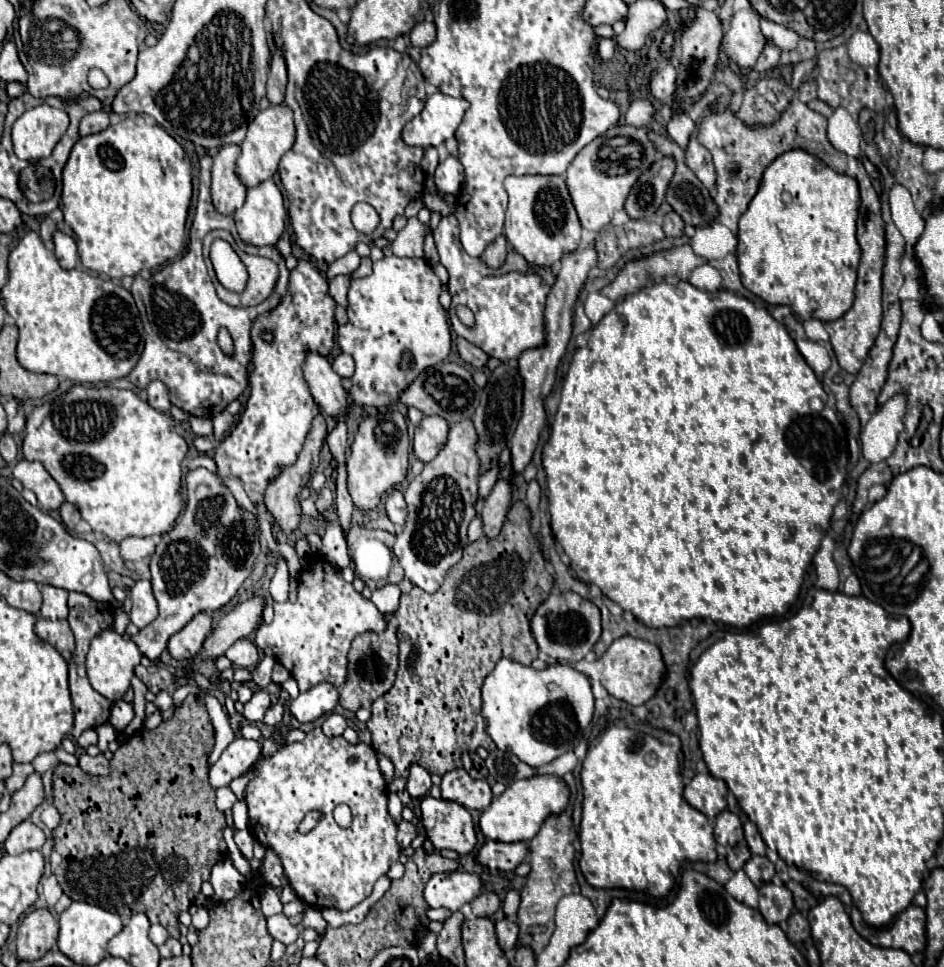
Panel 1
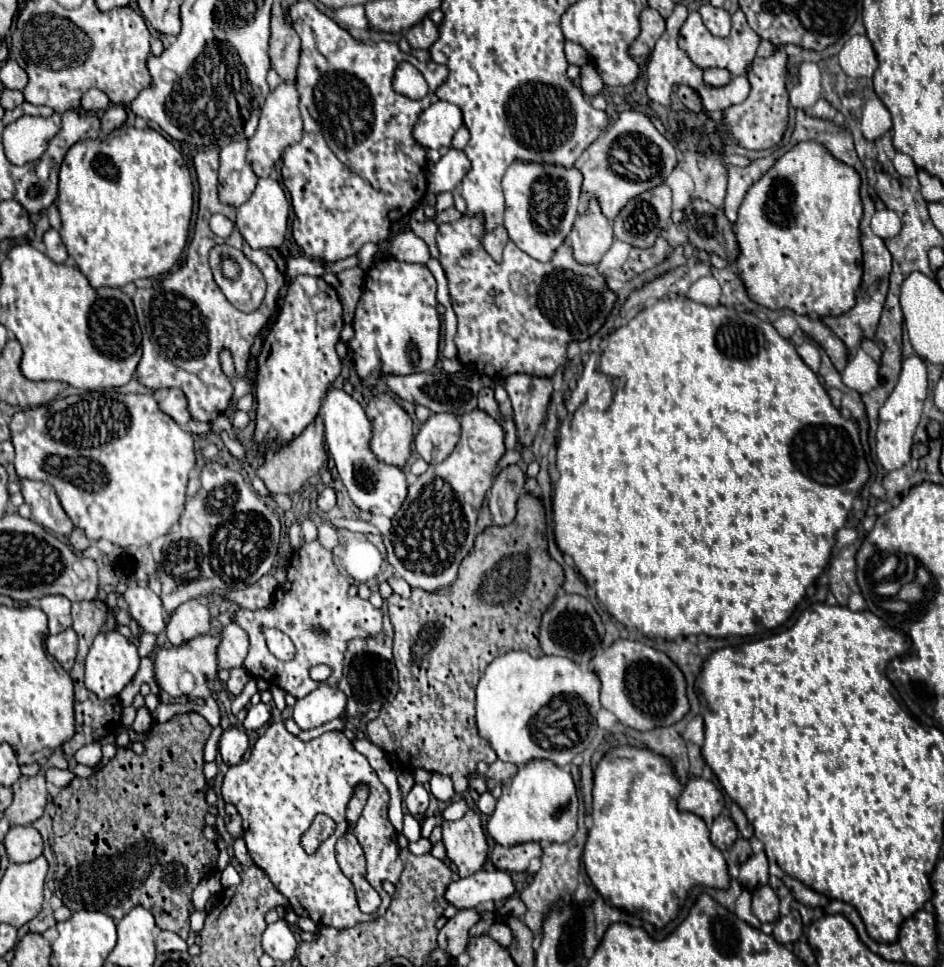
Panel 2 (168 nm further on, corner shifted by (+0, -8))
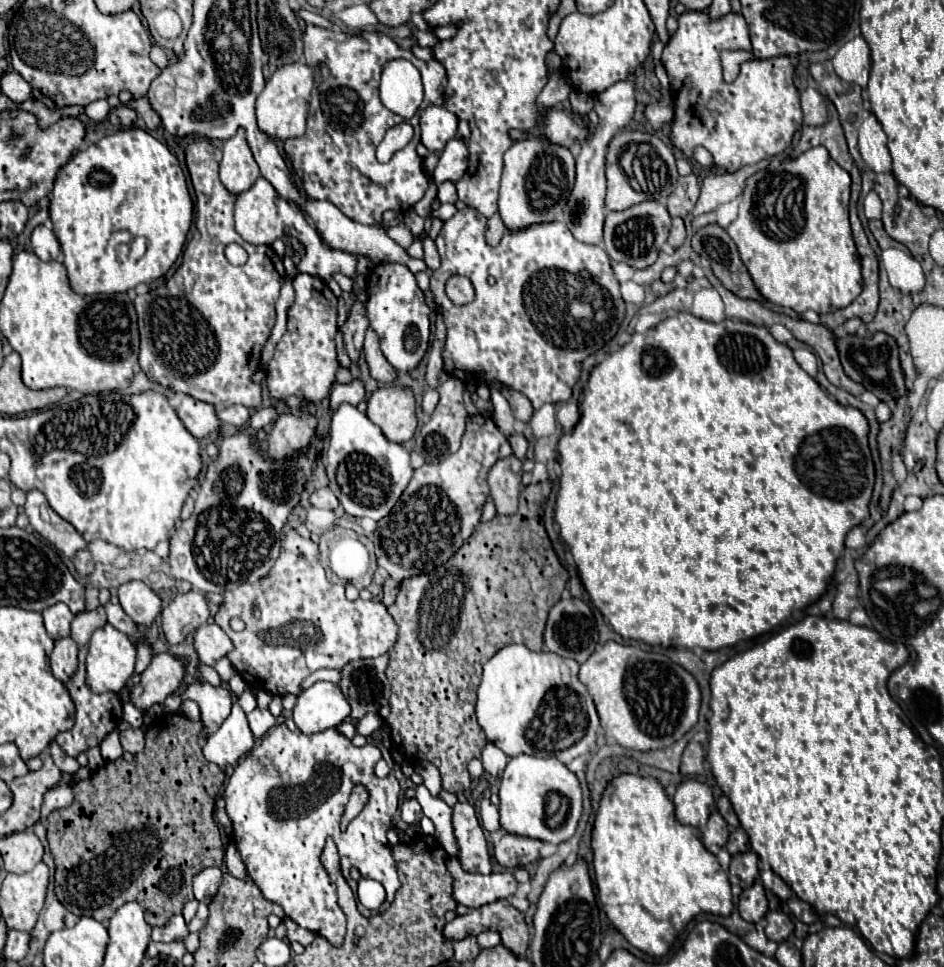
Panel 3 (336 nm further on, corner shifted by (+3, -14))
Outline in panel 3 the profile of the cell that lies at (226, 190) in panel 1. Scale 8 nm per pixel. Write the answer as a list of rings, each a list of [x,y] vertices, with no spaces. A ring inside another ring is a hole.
[[[240,128],[234,138],[226,140],[222,146],[222,162],[220,162],[220,182],[224,188],[238,196],[248,190],[256,178],[260,176],[258,164],[252,158],[252,152],[246,144],[246,134]]]

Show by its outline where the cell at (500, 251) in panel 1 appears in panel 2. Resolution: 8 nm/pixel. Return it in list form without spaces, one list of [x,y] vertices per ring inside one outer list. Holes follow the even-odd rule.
[[[497,226],[497,228],[493,228],[491,232],[485,234],[483,246],[489,252],[489,256],[493,256],[495,262],[501,262],[501,252],[503,252],[507,240],[509,240],[509,236],[507,236],[505,226]]]

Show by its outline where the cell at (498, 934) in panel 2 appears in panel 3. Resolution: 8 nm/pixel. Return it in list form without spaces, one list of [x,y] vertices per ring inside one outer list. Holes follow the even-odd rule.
[[[482,932],[482,934],[478,936],[480,948],[494,948],[494,946],[498,946],[500,942],[502,942],[502,938],[500,938],[498,932]]]

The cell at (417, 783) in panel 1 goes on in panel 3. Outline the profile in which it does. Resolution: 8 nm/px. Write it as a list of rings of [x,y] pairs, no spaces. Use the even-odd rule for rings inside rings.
[[[416,798],[404,800],[402,806],[400,806],[400,812],[402,812],[402,820],[404,820],[406,824],[418,824],[420,818],[424,816],[424,814],[422,814],[422,808],[420,808],[420,804],[418,804]]]

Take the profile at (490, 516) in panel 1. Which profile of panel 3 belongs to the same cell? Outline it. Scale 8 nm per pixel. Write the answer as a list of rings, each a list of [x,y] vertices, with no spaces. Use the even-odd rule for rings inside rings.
[[[514,456],[498,460],[490,474],[490,498],[494,500],[496,512],[502,516],[510,516],[518,510],[518,494],[520,494],[520,478],[522,478],[522,462]]]

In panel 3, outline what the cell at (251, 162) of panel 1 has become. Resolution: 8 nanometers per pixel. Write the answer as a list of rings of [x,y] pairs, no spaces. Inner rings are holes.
[[[290,64],[278,68],[272,78],[266,82],[266,88],[256,100],[256,116],[258,116],[258,128],[272,140],[288,140],[298,138],[306,130],[306,112],[308,112],[308,100],[310,90],[314,82],[314,70],[306,64]]]

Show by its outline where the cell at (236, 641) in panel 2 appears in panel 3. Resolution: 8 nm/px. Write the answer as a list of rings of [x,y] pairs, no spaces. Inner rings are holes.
[[[204,624],[196,630],[194,638],[196,652],[206,666],[216,666],[220,658],[224,658],[230,650],[234,650],[234,644],[224,634],[224,630],[218,624]]]

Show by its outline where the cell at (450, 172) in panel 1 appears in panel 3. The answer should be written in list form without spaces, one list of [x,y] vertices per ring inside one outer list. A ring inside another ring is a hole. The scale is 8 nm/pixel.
[[[452,138],[438,158],[436,170],[432,172],[432,180],[436,184],[442,184],[446,180],[458,182],[458,178],[462,178],[462,174],[466,172],[466,166],[468,166],[466,142]]]

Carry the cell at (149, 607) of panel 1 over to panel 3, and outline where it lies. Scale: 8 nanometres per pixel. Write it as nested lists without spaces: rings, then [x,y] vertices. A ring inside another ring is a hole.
[[[128,582],[118,588],[120,606],[134,620],[138,628],[148,628],[162,612],[162,598],[152,592],[144,582]]]

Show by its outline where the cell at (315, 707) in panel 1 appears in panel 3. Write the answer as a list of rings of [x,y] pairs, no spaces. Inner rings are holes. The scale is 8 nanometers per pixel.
[[[316,682],[298,696],[292,712],[300,732],[316,734],[344,722],[350,714],[350,704],[336,684]]]

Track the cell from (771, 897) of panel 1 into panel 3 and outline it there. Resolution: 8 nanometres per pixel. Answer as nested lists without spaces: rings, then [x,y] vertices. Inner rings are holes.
[[[760,880],[754,882],[754,886],[746,888],[742,894],[740,894],[740,902],[738,902],[738,910],[740,910],[740,916],[746,920],[746,922],[760,922],[766,912],[768,912],[768,900],[766,900],[766,894],[764,894],[764,886]]]

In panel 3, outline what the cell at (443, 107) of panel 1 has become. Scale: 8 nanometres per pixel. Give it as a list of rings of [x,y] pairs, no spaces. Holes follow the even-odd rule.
[[[440,104],[428,106],[420,116],[420,128],[422,144],[430,152],[442,152],[448,140],[452,140],[458,130],[458,118]]]

